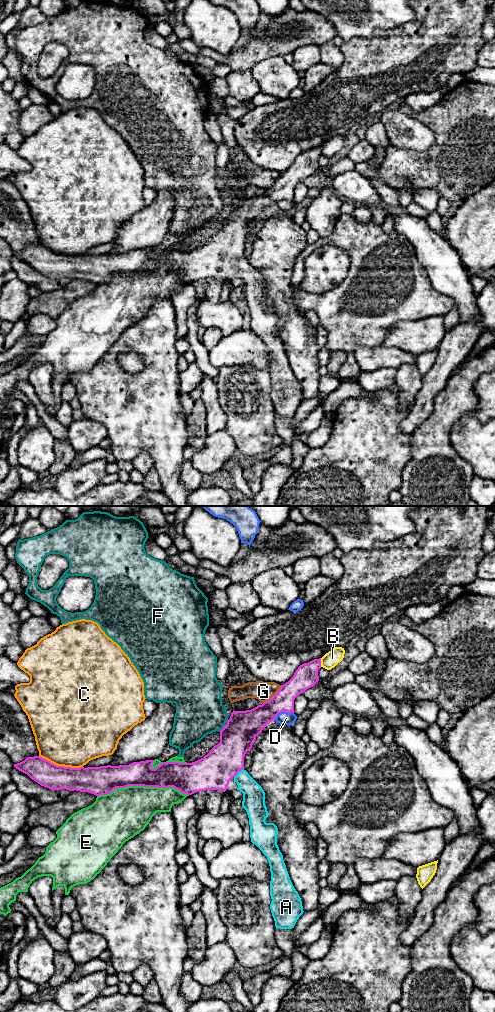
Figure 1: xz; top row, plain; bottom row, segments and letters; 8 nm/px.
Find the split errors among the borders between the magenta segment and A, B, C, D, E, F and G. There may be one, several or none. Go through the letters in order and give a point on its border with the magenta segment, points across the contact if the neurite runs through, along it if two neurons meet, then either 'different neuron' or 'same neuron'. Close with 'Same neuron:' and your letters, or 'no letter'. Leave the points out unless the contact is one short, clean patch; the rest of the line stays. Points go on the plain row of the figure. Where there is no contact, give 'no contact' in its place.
A: xz (238, 259) | across xz (214, 259), (238, 259), (253, 283) | same neuron
B: xz (320, 150) | different neuron
C: xz (61, 254) | different neuron
D: xz (283, 199) | different neuron
E: xz (142, 273) | different neuron
F: xz (223, 216) | along xz (226, 212), (220, 219) | different neuron
G: xz (274, 183) | different neuron
Same neuron: A

